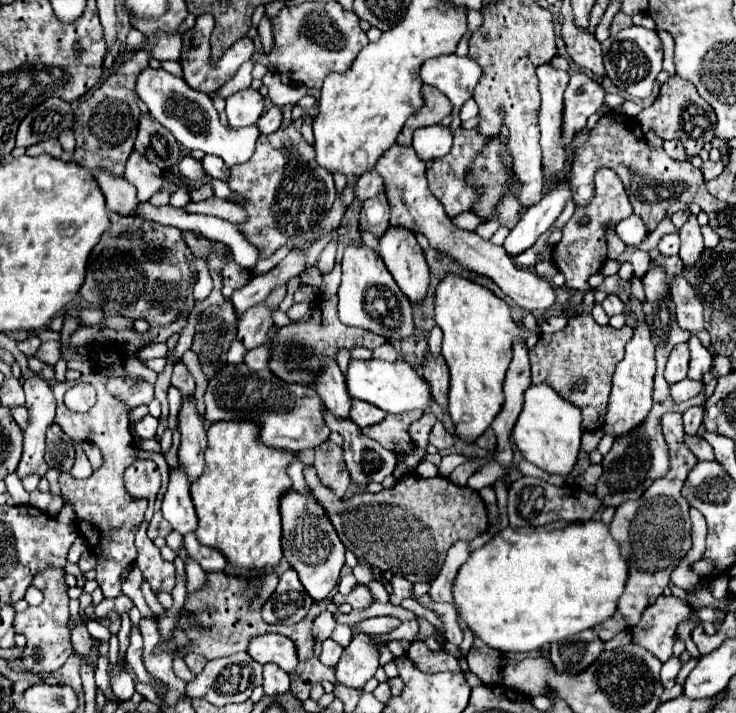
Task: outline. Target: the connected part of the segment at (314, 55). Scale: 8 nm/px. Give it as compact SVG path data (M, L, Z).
M337 1L329 3L301 3L283 7L275 17L273 49L267 55L277 73L291 81L319 89L329 73L343 73L355 61L357 53L369 43L359 27L359 17L345 11Z

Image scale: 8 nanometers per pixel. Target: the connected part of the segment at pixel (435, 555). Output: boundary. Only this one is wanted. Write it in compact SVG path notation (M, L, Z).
M313 465L303 469L307 485L319 495L321 505L329 513L341 543L355 553L357 559L365 559L369 565L385 571L393 571L415 581L431 581L437 569L445 561L445 553L453 541L471 541L487 531L487 511L479 493L469 487L459 487L447 477L423 479L419 475L403 475L395 487L379 493L355 493L349 499L337 499L337 495L325 487Z

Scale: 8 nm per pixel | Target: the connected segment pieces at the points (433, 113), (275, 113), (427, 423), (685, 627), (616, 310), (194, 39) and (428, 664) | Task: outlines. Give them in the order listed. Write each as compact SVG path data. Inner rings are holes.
M423 85L423 101L425 101L423 107L415 115L411 115L409 121L405 123L405 127L401 129L401 133L397 137L399 145L411 145L411 137L413 137L415 129L439 123L453 109L453 105L449 105L449 99L441 91L437 91L429 85Z
M271 107L259 121L257 121L257 127L261 133L273 133L279 129L279 123L283 121L283 111L281 107Z
M423 413L421 419L417 419L415 423L411 423L409 435L411 435L411 439L413 439L413 443L417 447L423 447L423 449L427 447L429 433L431 433L431 427L435 425L435 421L437 421L437 417L433 413Z
M690 616L688 619L686 619L686 621L682 621L680 624L678 624L676 629L676 637L685 643L686 650L697 660L701 658L701 655L691 638L691 633L699 623L699 620L695 620Z
M611 293L611 295L607 295L605 299L603 299L603 309L605 309L605 313L611 317L611 315L619 315L619 313L623 313L623 303L621 303L621 299L619 299L619 295L617 293Z
M211 13L199 15L195 27L183 33L183 49L181 49L181 65L183 65L183 73L185 73L187 85L193 87L193 89L197 89L197 91L201 91L201 93L207 93L207 95L211 95L211 93L217 91L225 81L229 81L229 79L237 73L237 69L239 69L245 61L251 59L253 49L255 49L255 45L253 45L253 41L251 41L249 37L241 37L241 39L235 41L235 45L231 47L231 53L227 51L227 53L221 57L219 65L217 65L217 67L211 67L211 65L209 65L209 37L211 37L211 33L213 33L213 27L215 27L215 19L213 19Z
M413 641L406 655L423 673L439 673L439 671L459 673L461 671L459 661L451 653L447 653L447 651L445 653L433 653L423 641Z

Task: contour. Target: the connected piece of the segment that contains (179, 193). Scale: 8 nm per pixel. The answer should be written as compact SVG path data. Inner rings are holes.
M179 187L175 193L171 193L171 207L183 207L189 203L189 195L187 195L187 187Z

